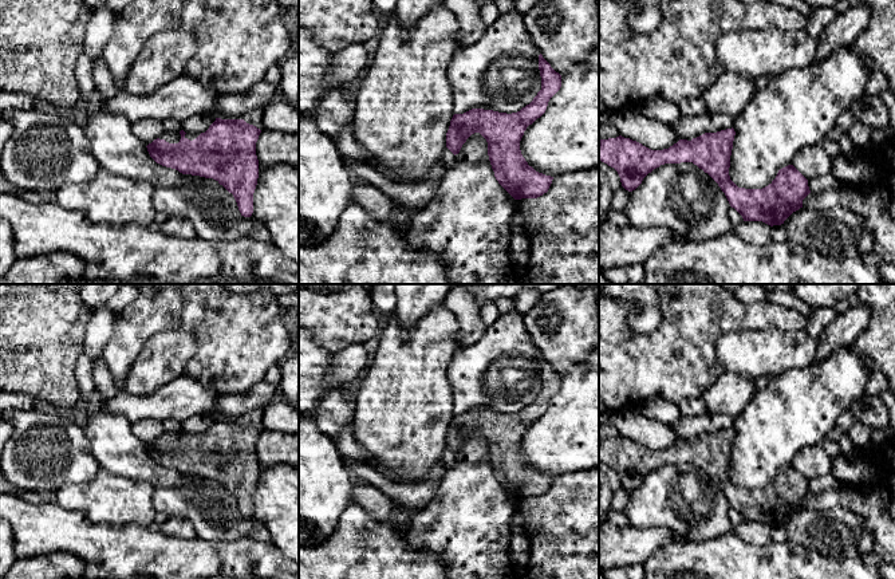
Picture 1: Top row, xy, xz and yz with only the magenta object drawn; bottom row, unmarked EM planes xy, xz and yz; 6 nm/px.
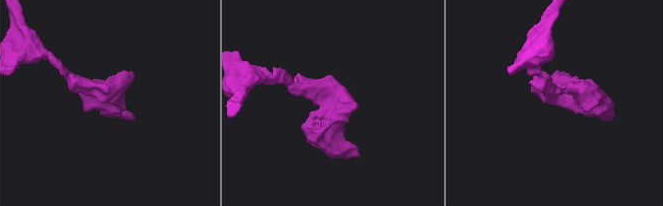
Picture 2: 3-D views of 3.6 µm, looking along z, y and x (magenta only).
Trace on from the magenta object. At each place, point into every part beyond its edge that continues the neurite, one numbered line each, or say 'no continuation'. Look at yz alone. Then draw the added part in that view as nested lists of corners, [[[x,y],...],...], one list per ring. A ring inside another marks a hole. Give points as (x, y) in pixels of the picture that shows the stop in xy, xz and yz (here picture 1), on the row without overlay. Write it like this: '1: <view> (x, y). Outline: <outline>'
no continuation

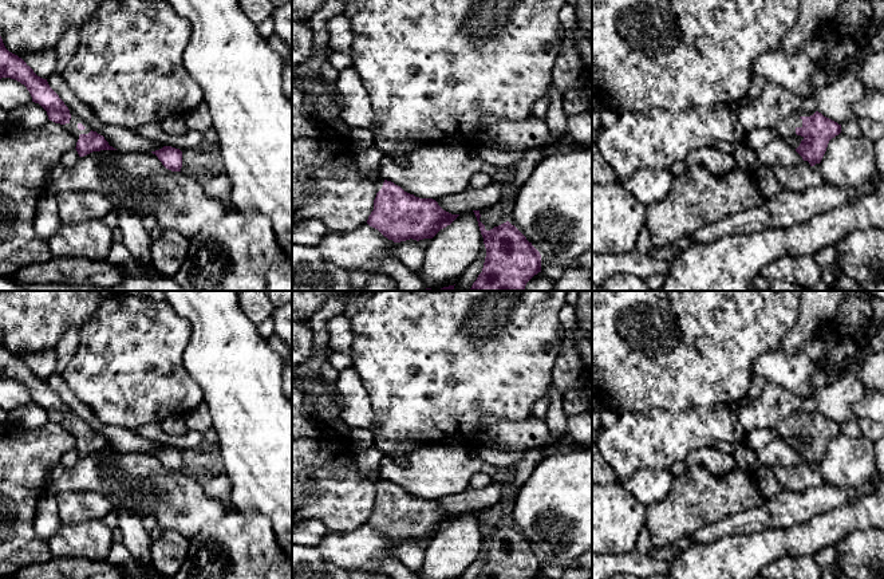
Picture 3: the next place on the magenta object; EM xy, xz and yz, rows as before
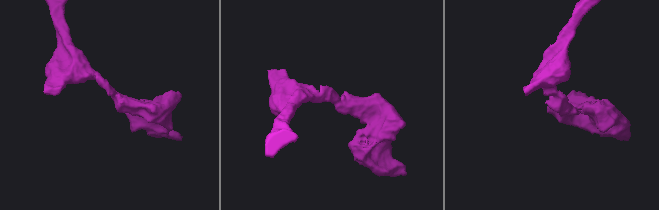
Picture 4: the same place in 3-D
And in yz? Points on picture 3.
1: yz (785, 429). Outline: [[[781,420],[777,425],[776,437],[786,442],[788,438],[792,438],[796,434],[796,426],[790,420]]]

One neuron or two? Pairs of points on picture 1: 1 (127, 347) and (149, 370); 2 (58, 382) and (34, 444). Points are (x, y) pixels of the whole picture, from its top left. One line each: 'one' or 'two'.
1: two
2: two

